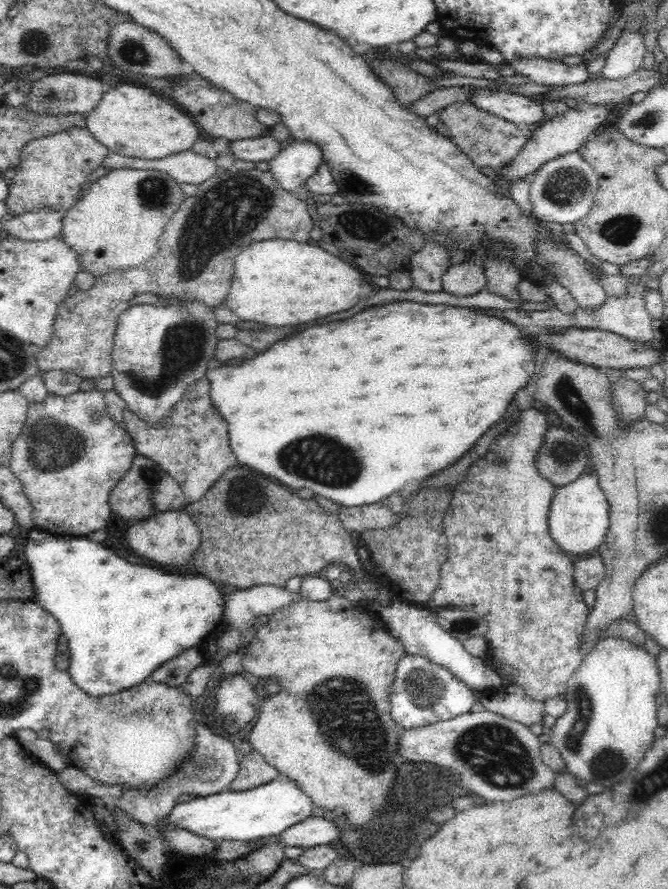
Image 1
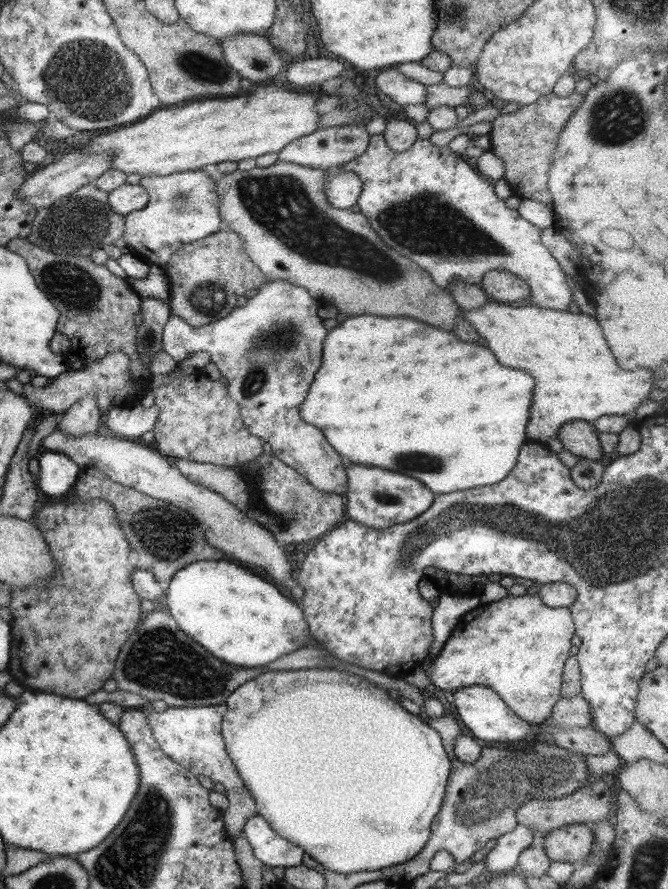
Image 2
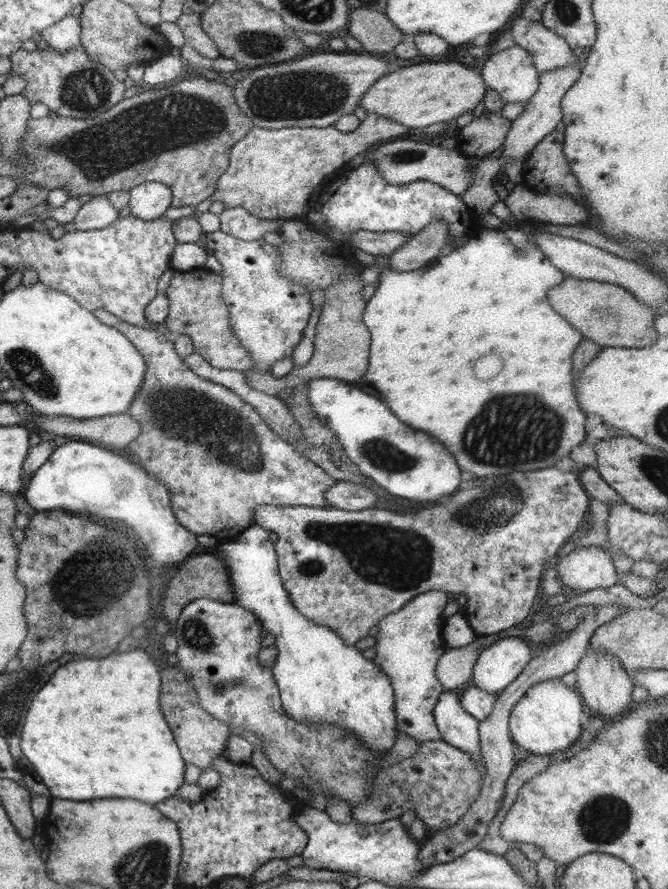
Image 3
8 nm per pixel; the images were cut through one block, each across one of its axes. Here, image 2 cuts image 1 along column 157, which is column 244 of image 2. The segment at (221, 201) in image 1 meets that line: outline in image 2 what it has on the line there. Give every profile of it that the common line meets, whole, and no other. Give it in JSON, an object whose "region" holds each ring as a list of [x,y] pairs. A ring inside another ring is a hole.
{"region":[[[222,228],[201,240],[184,244],[161,267],[169,283],[170,315],[182,318],[193,328],[226,317],[235,308],[239,296],[266,282],[257,265],[243,252],[243,240],[235,232]]]}

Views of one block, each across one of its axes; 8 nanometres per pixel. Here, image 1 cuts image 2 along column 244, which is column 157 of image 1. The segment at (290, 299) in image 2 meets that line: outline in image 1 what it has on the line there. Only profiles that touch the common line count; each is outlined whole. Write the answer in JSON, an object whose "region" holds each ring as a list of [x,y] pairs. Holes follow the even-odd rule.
{"region":[[[180,299],[179,304],[166,304],[166,305],[156,305],[156,304],[141,304],[129,306],[120,312],[118,318],[116,318],[116,328],[114,328],[114,336],[112,336],[112,350],[111,352],[111,361],[110,361],[110,374],[108,376],[112,379],[114,391],[118,393],[118,396],[124,401],[125,408],[130,412],[133,412],[138,416],[139,419],[148,423],[149,425],[158,426],[164,419],[167,419],[167,416],[173,412],[176,403],[179,403],[183,399],[183,396],[186,394],[188,387],[196,384],[197,380],[200,380],[202,377],[207,376],[209,370],[209,364],[212,360],[216,360],[216,345],[220,338],[216,334],[216,329],[220,322],[216,320],[212,306],[207,304],[202,304],[198,302],[197,299],[184,300]]]}

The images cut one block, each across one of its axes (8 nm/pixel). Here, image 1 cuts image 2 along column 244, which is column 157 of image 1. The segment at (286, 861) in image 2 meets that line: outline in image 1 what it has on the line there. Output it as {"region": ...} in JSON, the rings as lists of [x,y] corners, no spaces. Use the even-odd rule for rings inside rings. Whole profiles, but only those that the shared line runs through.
{"region":[[[278,776],[247,791],[224,789],[210,796],[176,803],[166,816],[166,822],[162,820],[158,822],[158,826],[149,829],[155,838],[159,838],[163,843],[166,842],[166,832],[177,828],[216,842],[258,842],[262,838],[280,835],[285,828],[306,820],[312,814],[312,809],[312,801],[300,791],[294,781]]]}

